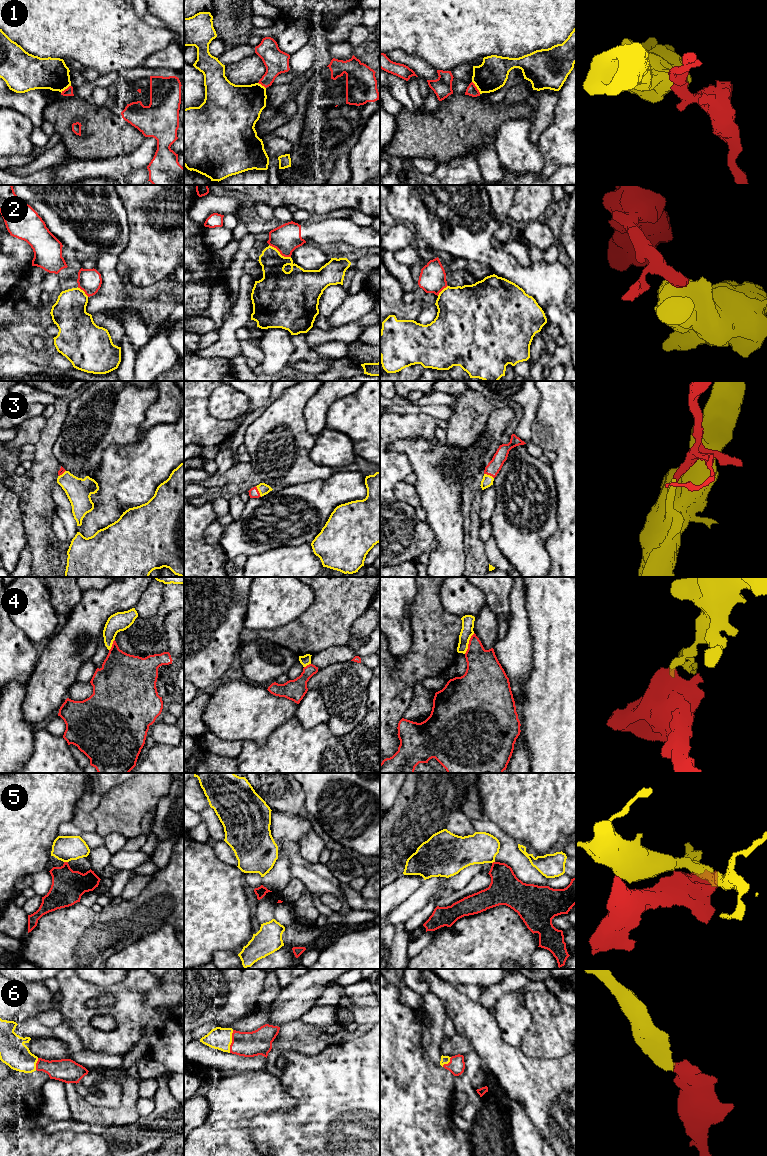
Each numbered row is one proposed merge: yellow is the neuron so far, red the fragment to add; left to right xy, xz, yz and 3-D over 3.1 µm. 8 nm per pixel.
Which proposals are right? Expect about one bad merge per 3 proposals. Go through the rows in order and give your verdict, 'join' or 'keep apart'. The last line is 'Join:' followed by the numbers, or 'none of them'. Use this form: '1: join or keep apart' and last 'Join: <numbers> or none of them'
1: keep apart
2: keep apart
3: join
4: keep apart
5: keep apart
6: join
Join: 3, 6

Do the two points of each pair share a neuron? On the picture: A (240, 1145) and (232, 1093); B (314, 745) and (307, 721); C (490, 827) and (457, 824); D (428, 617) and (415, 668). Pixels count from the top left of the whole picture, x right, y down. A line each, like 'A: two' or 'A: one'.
A: one
B: two
C: two
D: one

